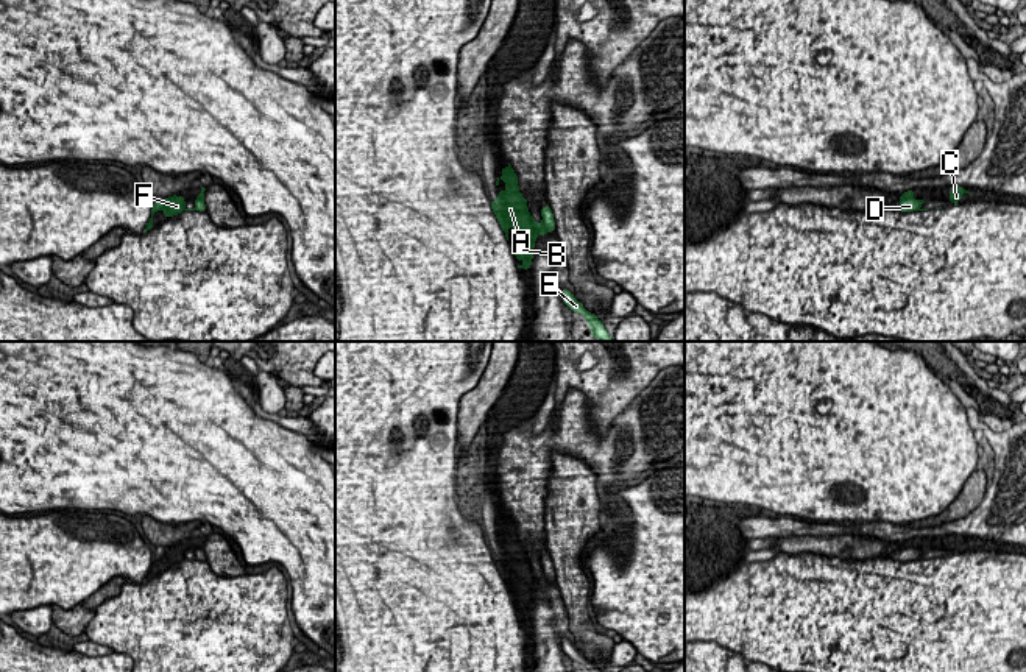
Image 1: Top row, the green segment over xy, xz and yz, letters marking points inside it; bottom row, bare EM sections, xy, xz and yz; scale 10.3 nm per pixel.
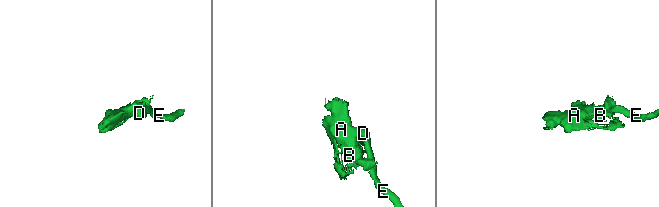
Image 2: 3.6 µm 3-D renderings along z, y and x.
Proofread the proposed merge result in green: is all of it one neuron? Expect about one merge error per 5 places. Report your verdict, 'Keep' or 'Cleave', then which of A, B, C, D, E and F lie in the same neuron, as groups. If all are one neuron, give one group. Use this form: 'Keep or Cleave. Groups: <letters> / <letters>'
Cleave. Groups: A B C F / D E

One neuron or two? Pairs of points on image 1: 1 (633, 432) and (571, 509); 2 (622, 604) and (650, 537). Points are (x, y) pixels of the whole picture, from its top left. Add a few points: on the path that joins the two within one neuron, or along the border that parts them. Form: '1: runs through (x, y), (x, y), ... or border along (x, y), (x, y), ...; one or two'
1: border along (569, 452), (580, 457), (594, 473), (602, 510); two
2: runs through (640, 587), (650, 574), (650, 554); one

